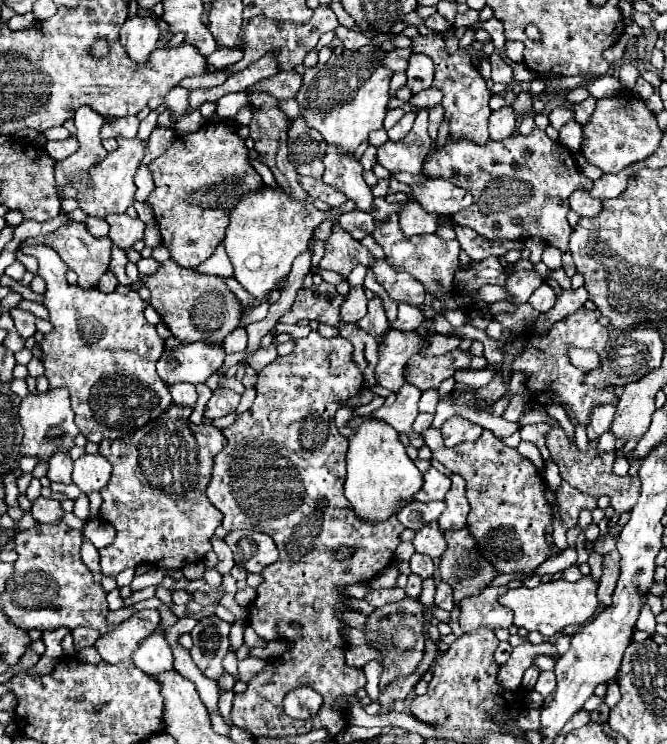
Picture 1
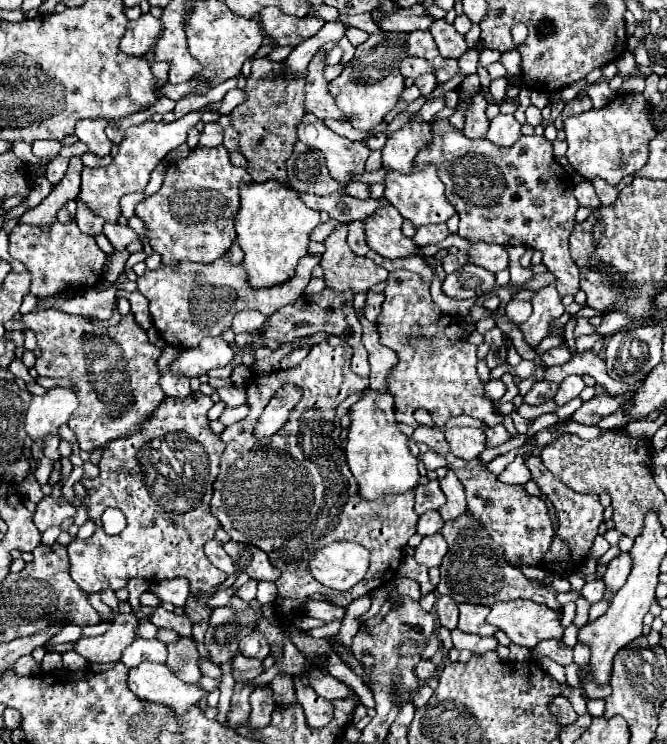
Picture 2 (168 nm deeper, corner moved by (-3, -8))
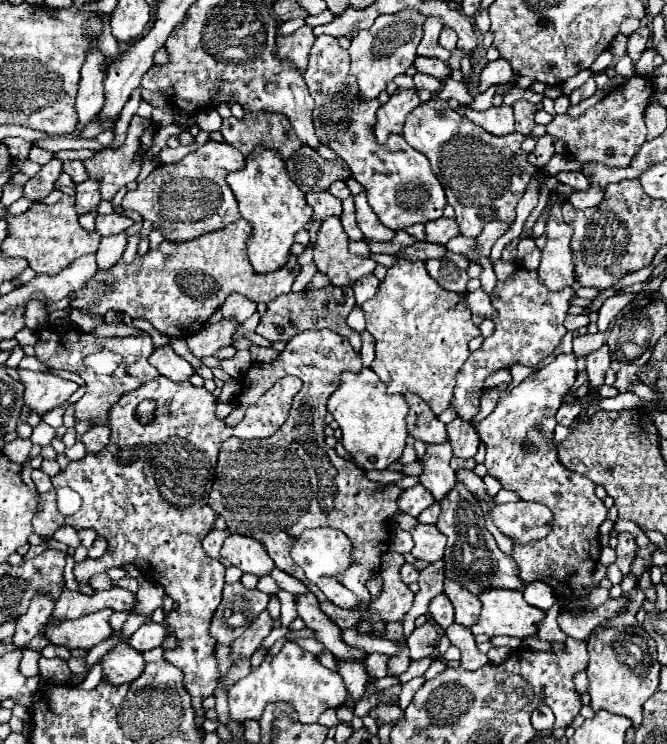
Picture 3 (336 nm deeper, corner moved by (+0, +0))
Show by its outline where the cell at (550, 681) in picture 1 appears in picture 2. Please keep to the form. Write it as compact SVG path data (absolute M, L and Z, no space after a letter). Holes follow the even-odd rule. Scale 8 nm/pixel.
M558 695L552 703L550 703L550 707L552 707L552 713L554 713L554 717L556 717L556 721L560 723L560 725L568 725L568 723L572 723L578 715L574 713L574 709L572 709L572 703L564 697L564 695Z

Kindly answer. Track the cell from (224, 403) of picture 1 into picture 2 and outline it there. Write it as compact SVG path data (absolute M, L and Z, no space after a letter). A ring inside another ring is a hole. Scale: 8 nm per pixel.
M230 387L230 389L218 389L220 401L226 403L226 407L240 407L246 403L246 391L242 387Z

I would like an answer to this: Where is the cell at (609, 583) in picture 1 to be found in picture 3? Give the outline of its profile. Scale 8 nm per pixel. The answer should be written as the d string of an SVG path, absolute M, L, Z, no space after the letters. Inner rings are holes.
M619 533L617 539L619 539L619 545L617 545L617 549L615 549L615 551L617 551L617 563L615 563L615 565L621 569L623 575L627 575L639 547L637 547L635 537L633 537L631 533Z

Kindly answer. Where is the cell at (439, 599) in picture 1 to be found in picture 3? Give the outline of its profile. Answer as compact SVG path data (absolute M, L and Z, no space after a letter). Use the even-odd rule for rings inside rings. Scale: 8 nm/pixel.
M443 593L429 603L429 615L441 629L447 629L453 623L453 605L449 605L449 599Z

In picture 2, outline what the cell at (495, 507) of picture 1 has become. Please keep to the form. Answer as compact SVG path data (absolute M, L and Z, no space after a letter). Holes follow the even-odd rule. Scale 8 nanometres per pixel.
M420 425L412 433L412 441L424 443L430 449L434 449L436 453L446 457L446 461L448 461L446 467L456 473L456 477L460 479L460 483L466 489L466 501L468 501L470 513L474 515L476 521L480 521L484 525L488 535L502 547L504 559L512 567L516 567L516 569L522 569L522 567L540 569L542 567L542 555L550 549L554 529L552 529L552 521L548 517L548 509L540 497L528 495L524 485L508 485L508 483L498 481L498 475L494 475L488 469L488 463L482 463L480 459L462 461L458 457L448 455L448 443L444 441L444 433L440 429L430 429L430 427Z

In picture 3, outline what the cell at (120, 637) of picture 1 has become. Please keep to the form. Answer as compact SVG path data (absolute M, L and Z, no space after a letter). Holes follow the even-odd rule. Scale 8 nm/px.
M101 609L77 619L65 619L53 625L49 623L43 631L43 637L55 645L65 645L69 649L91 649L93 645L97 645L113 633L113 629L109 627L111 615L111 609Z

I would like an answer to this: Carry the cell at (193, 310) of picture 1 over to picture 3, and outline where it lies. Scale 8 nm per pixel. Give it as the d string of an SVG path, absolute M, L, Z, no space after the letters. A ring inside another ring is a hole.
M239 219L225 229L205 233L191 241L163 241L157 249L137 255L133 263L119 259L109 269L97 269L97 273L81 289L67 295L69 307L87 315L99 313L101 317L105 317L107 311L125 313L133 319L143 317L163 335L189 337L207 323L207 319L233 291L255 303L269 303L291 291L291 285L299 273L297 257L291 255L283 269L273 273L257 273L247 257L249 239L251 225L245 219Z

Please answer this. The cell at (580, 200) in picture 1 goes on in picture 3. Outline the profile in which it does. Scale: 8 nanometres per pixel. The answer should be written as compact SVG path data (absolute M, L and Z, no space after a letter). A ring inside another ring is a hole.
M561 171L555 175L555 179L559 183L565 183L565 185L571 185L573 189L581 191L581 189L587 189L589 187L589 181L585 179L585 175L581 171Z

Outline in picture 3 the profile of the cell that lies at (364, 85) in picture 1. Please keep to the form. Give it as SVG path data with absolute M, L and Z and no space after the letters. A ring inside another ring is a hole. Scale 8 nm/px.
M403 9L401 13L381 15L369 29L363 29L351 39L349 55L351 55L351 73L357 77L359 91L365 99L377 99L381 91L385 91L387 81L407 71L417 57L415 49L423 37L425 15L415 9Z

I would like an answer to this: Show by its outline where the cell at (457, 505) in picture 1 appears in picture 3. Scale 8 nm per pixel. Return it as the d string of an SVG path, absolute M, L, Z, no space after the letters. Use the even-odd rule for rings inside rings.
M449 441L441 445L427 445L425 455L419 459L423 465L423 471L419 475L419 483L431 491L435 501L441 501L449 489L457 483L455 471L449 465L449 459L453 457Z

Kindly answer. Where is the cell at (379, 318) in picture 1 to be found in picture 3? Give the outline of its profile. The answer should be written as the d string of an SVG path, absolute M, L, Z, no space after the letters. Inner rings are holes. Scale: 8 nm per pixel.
M373 273L357 279L357 281L351 285L351 289L353 289L353 293L355 293L357 305L361 305L361 303L365 303L369 297L373 297L373 293L377 291L377 285L379 285L379 279L377 279Z

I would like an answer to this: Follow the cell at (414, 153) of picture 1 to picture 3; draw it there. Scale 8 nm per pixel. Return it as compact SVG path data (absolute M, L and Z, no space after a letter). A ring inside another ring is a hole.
M397 89L389 97L389 101L377 111L377 125L375 125L375 137L379 143L385 143L391 133L401 133L405 117L411 109L419 105L419 95L415 89Z

